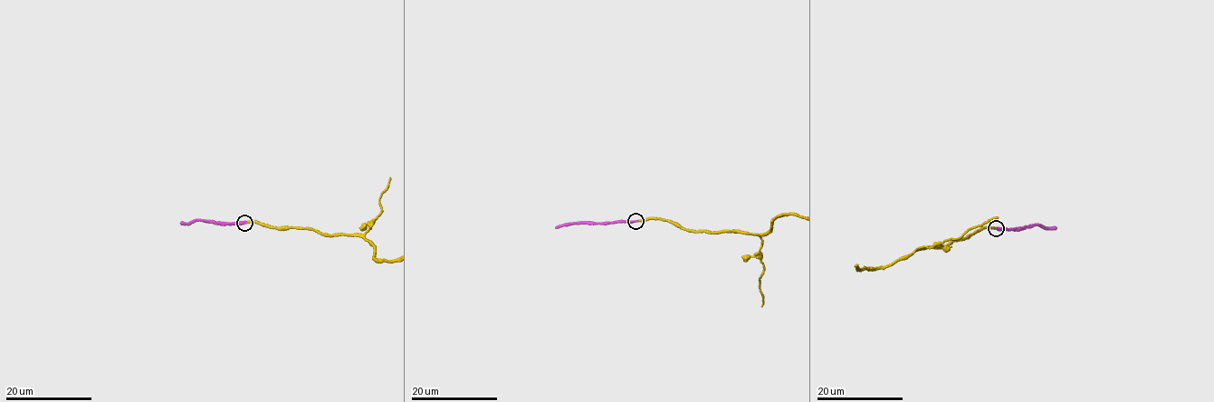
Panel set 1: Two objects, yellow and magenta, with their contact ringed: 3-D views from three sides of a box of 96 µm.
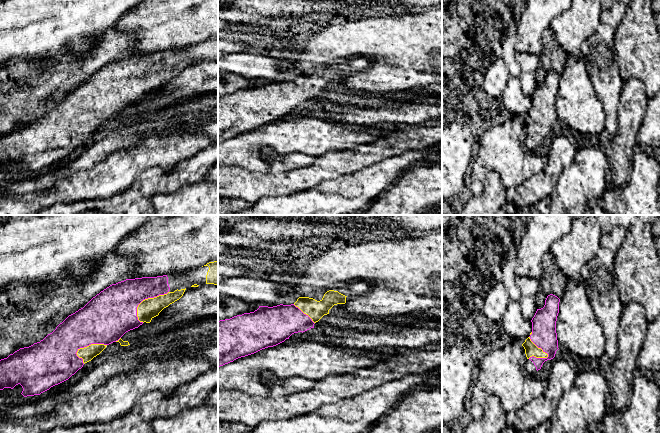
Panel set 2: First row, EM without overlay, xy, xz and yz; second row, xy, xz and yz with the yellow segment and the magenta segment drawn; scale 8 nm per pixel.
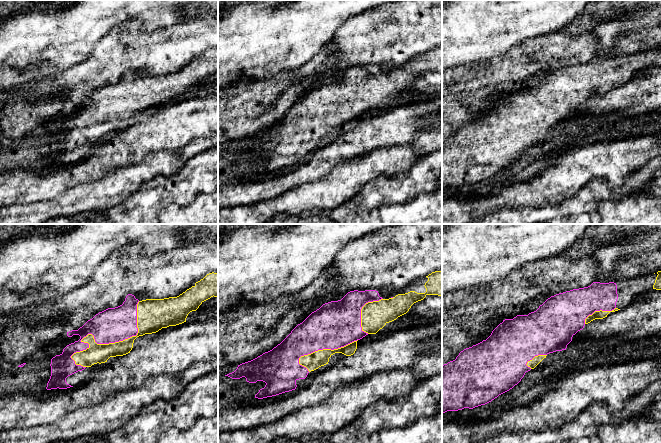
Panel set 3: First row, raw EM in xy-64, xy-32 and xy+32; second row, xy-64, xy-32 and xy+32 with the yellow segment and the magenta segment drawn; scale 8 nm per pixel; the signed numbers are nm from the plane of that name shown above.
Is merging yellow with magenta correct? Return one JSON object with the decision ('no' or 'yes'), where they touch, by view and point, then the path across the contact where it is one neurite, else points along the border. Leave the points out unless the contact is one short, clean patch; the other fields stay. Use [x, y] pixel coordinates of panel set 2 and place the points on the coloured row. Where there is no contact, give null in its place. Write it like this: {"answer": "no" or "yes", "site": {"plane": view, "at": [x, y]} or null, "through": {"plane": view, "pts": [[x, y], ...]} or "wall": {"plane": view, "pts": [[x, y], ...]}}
{"answer": "yes", "site": {"plane": "xy", "at": [146, 299]}}

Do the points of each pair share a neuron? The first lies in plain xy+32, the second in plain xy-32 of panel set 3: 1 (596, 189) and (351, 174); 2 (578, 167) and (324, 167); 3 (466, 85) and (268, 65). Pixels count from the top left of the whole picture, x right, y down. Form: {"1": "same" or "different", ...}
{"1": "different", "2": "different", "3": "different"}

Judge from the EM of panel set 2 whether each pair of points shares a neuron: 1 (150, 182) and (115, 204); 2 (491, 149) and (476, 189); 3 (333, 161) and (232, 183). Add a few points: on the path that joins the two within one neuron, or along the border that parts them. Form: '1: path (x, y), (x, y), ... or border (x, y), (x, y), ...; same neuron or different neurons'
1: path (141, 191), (128, 204), (124, 204); same neuron
2: path (486, 159), (480, 165), (479, 179); same neuron
3: path (308, 177), (288, 183), (257, 183); same neuron

